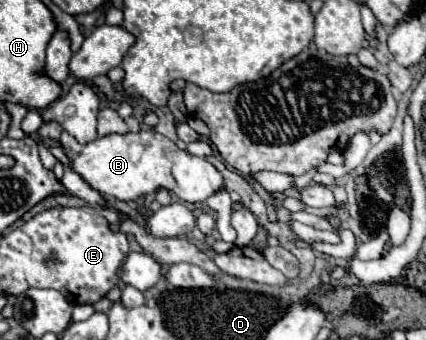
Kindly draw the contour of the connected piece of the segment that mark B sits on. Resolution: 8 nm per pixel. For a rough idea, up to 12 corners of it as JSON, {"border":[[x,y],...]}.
{"border":[[154,130],[59,143],[94,190],[124,202],[166,188],[204,202],[208,160]]}

